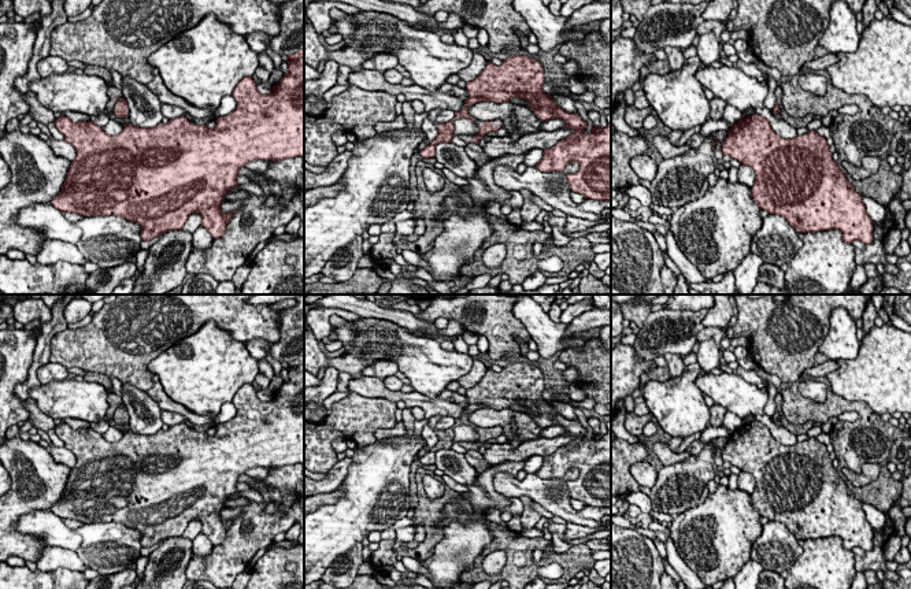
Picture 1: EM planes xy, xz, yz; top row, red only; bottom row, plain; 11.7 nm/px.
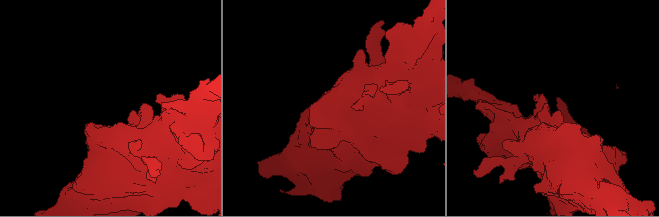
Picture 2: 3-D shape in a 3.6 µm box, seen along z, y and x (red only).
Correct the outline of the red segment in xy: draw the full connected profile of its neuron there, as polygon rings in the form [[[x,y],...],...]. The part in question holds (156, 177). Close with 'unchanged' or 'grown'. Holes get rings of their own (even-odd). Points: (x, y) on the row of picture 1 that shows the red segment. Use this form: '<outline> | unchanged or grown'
[[[304,49],[288,56],[288,73],[273,86],[270,95],[260,95],[252,77],[244,77],[233,90],[237,107],[233,112],[216,118],[214,129],[190,123],[185,116],[170,119],[155,127],[123,125],[116,136],[108,136],[92,121],[73,122],[63,114],[55,126],[64,141],[74,147],[77,156],[71,162],[62,190],[51,204],[62,212],[84,216],[119,215],[141,226],[142,241],[151,241],[169,230],[181,230],[192,212],[201,215],[201,226],[212,238],[226,233],[227,222],[237,211],[223,214],[221,204],[230,189],[238,186],[238,171],[253,160],[284,160],[304,158]]] | unchanged

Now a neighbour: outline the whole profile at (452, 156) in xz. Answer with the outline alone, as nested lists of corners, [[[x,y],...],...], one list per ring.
[[[453,142],[436,145],[436,160],[462,178],[471,178],[477,173],[477,163],[466,153],[464,147]]]

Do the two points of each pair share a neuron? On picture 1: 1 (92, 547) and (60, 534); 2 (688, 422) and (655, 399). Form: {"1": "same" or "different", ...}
{"1": "different", "2": "same"}

